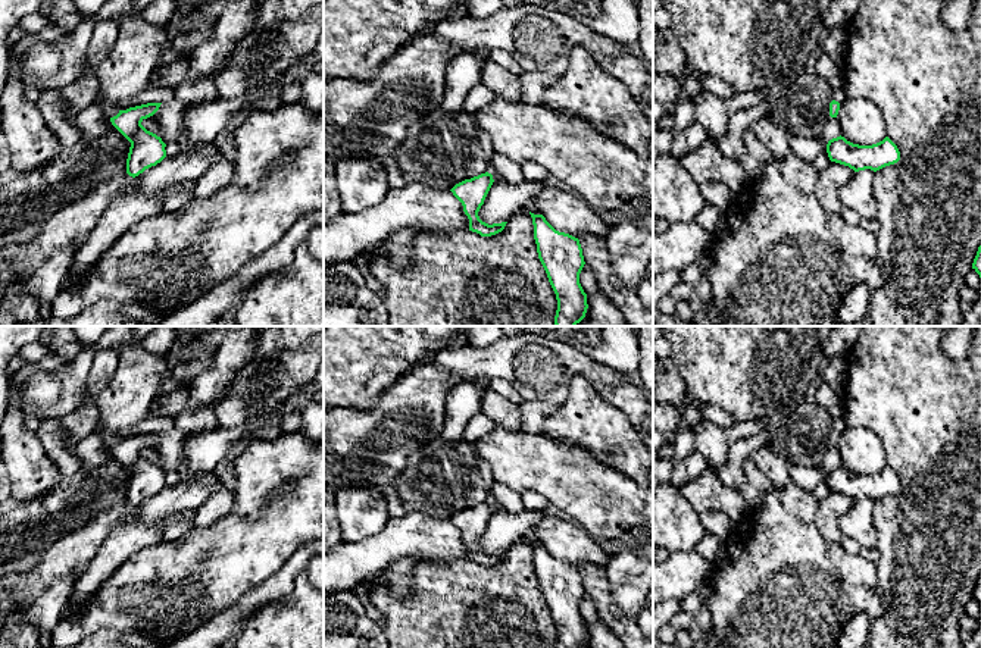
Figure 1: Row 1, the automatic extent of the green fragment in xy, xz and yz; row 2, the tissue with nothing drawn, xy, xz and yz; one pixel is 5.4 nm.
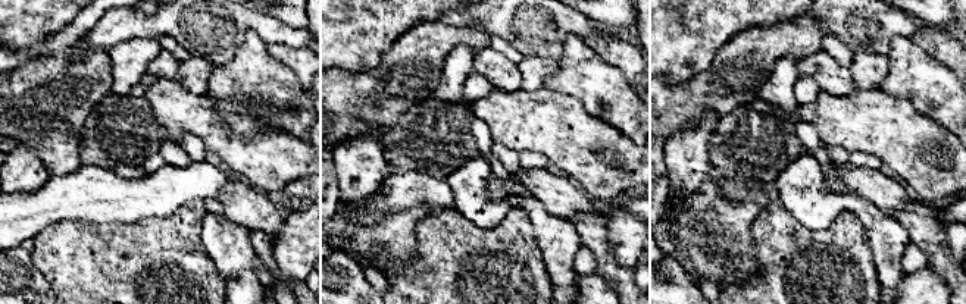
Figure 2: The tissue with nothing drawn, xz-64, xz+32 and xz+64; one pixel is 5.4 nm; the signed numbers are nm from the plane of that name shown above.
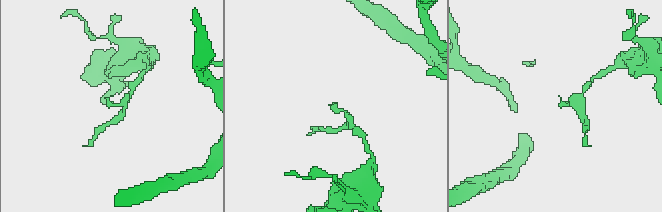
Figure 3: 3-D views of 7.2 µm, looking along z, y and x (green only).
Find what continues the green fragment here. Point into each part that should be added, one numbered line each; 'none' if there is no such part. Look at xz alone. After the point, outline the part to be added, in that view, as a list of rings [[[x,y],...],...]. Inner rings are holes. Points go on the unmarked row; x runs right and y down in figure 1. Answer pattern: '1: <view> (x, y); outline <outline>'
none

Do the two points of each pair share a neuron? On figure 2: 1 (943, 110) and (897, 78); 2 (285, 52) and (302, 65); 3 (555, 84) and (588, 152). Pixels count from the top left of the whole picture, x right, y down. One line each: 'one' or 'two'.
1: one
2: one
3: two

